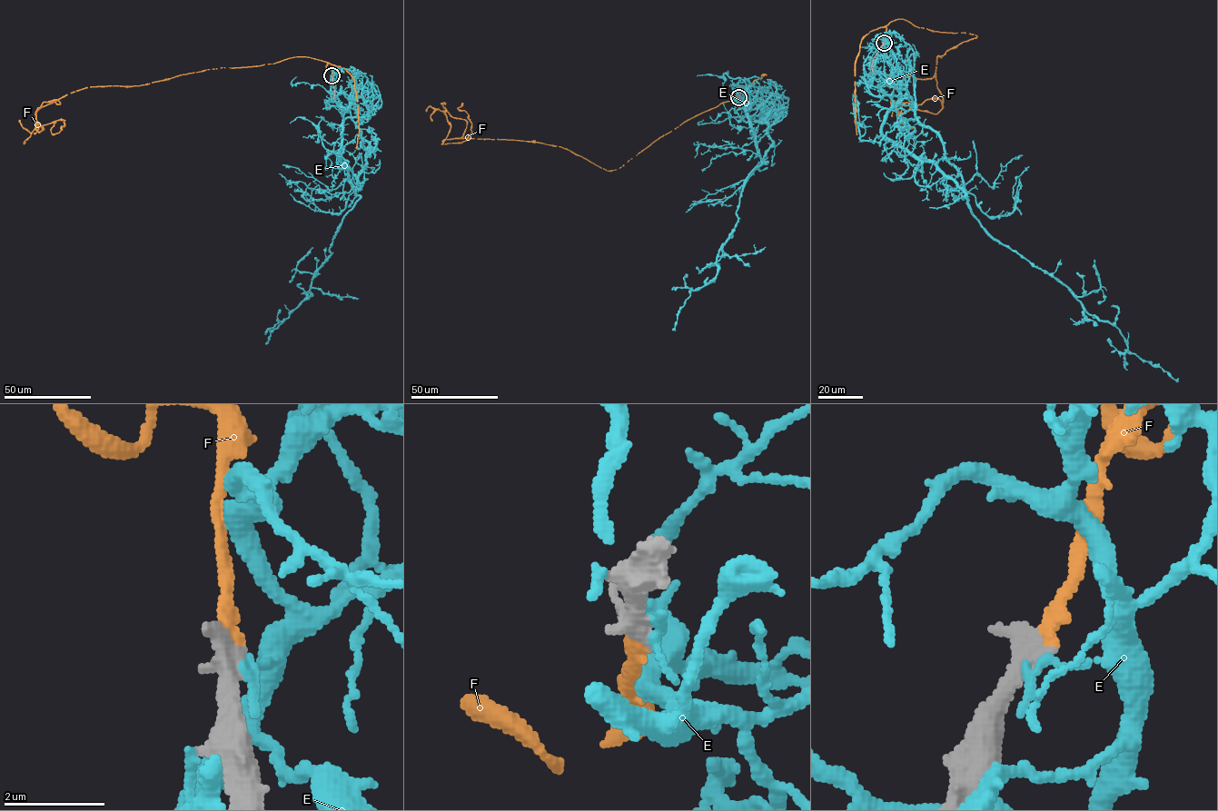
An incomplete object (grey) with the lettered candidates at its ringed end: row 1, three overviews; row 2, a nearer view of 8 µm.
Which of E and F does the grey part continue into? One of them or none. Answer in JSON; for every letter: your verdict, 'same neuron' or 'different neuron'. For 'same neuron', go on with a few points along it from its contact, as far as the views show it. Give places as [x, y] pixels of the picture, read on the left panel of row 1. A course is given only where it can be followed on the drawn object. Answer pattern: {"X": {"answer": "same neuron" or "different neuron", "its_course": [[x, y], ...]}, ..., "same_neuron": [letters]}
{"E": {"answer": "different neuron"}, "F": {"answer": "same neuron", "its_course": [[332, 75], [326, 62], [293, 57], [91, 86], [35, 113], [37, 126], [64, 121], [53, 133], [55, 121]]}, "same_neuron": ["F"]}

